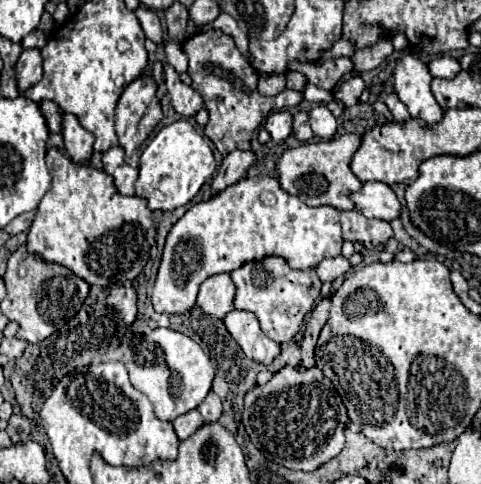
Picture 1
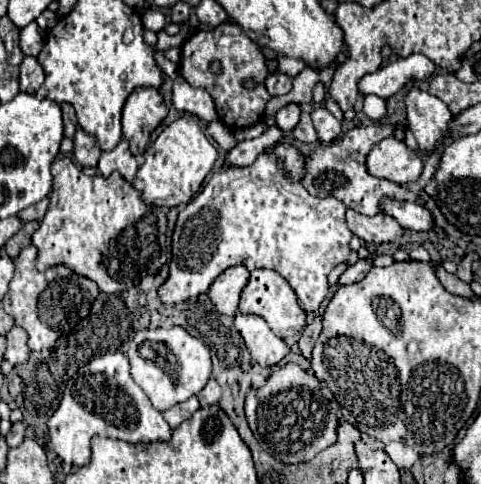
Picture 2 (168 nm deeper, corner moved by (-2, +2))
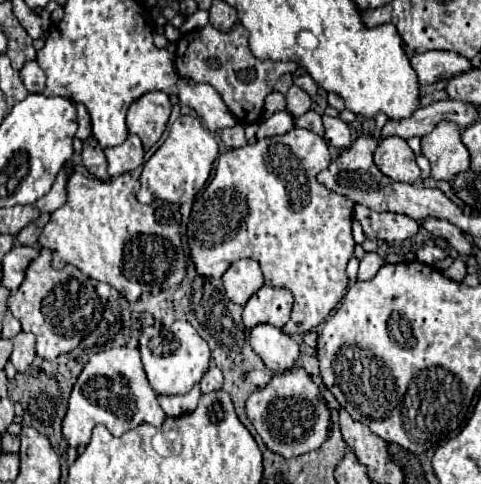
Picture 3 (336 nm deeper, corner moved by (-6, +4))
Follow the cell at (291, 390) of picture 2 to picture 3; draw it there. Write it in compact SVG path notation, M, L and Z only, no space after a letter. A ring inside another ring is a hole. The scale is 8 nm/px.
M290 368L274 374L272 380L250 394L246 400L246 414L266 448L284 458L298 458L322 446L330 432L330 410L320 386L306 374L304 368Z

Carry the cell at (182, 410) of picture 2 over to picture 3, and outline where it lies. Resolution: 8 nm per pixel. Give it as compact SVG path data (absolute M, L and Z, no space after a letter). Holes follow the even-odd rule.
M198 384L184 396L158 396L158 402L162 406L162 410L166 412L166 416L170 418L178 418L178 416L184 416L184 414L190 414L194 412L196 404L198 404L198 398L200 398L200 388Z

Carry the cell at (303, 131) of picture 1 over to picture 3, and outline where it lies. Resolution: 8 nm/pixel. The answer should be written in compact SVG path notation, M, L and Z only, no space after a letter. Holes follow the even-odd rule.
M308 110L308 112L306 112L306 114L302 114L300 118L296 118L296 120L294 120L294 126L296 126L296 128L312 130L312 132L314 132L314 134L318 134L318 136L322 136L322 134L324 134L322 118L320 118L320 114L316 114L316 112L312 112L312 110Z

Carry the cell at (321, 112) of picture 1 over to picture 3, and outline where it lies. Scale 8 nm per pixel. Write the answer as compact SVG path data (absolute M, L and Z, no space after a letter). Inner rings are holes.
M322 116L324 120L324 140L328 142L328 146L334 148L348 148L352 144L352 136L350 136L350 128L348 124L344 124L340 118L330 118L330 116Z

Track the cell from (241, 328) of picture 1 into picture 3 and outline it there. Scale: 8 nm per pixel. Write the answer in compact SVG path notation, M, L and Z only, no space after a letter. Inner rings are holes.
M272 324L254 326L250 330L250 346L274 372L292 368L300 356L298 342Z

